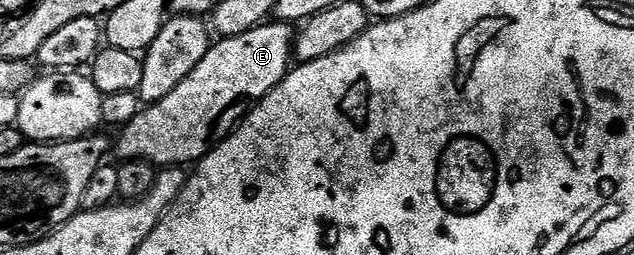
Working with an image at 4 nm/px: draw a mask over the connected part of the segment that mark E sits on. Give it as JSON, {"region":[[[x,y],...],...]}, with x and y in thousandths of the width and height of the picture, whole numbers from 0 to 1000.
{"region":[[[438,78],[423,82],[420,94],[399,110],[393,125],[386,125],[380,141],[368,141],[366,149],[345,149],[334,176],[333,200],[323,220],[323,235],[317,235],[317,251],[311,251],[311,267],[304,282],[298,282],[298,298],[292,298],[292,314],[285,314],[285,329],[279,329],[279,345],[273,345],[273,361],[267,361],[267,376],[260,376],[260,392],[237,404],[230,424],[221,427],[219,451],[213,459],[203,490],[192,498],[194,525],[185,541],[185,588],[188,573],[189,624],[194,627],[224,627],[238,639],[246,659],[289,659],[300,643],[312,639],[331,588],[338,588],[353,541],[364,529],[364,514],[390,459],[390,443],[396,435],[396,420],[404,400],[412,396],[424,361],[431,361],[431,345],[437,345],[443,329],[443,314],[456,286],[462,259],[462,118],[454,90]]]}

